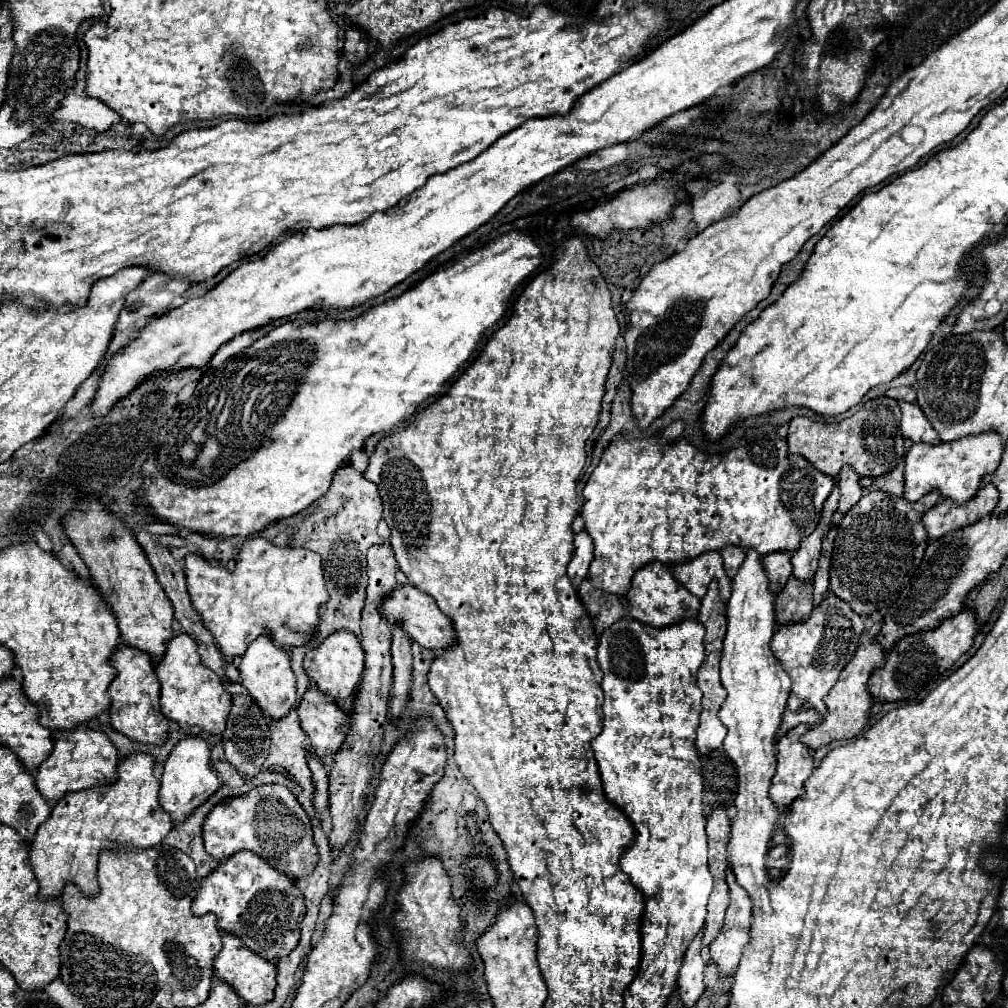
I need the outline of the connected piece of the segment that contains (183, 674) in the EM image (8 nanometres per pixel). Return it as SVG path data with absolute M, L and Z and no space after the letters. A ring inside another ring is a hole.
M178 635L168 643L166 655L156 665L156 675L160 681L160 701L166 719L176 721L182 727L200 729L208 735L222 735L226 729L226 719L230 715L232 695L222 687L220 677L202 665L198 655L198 645L188 635Z

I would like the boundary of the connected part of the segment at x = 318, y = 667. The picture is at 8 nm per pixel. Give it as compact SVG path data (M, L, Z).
M348 631L332 633L328 639L324 639L324 643L318 649L312 649L304 657L304 671L310 677L310 681L322 693L326 693L334 703L340 699L352 697L364 673L364 651L360 647L360 641L356 639L356 635Z

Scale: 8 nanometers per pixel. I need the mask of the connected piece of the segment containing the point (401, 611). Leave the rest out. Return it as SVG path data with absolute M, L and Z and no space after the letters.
M400 587L396 589L390 599L386 599L382 603L382 609L384 609L384 617L390 619L390 625L402 625L406 629L406 633L412 637L412 641L420 643L424 649L432 649L432 651L438 651L438 649L448 649L456 643L456 633L454 633L454 627L452 627L452 621L438 609L436 601L422 593L420 589L416 587Z

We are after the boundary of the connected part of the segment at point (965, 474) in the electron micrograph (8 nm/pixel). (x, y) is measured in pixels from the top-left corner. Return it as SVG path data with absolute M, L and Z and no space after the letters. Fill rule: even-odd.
M976 435L958 439L958 443L912 445L904 459L904 499L914 503L930 491L938 491L942 497L948 497L958 505L970 501L978 493L982 477L996 471L996 467L1000 465L1002 449L1004 445L1000 443L1000 439L996 439L996 435Z

